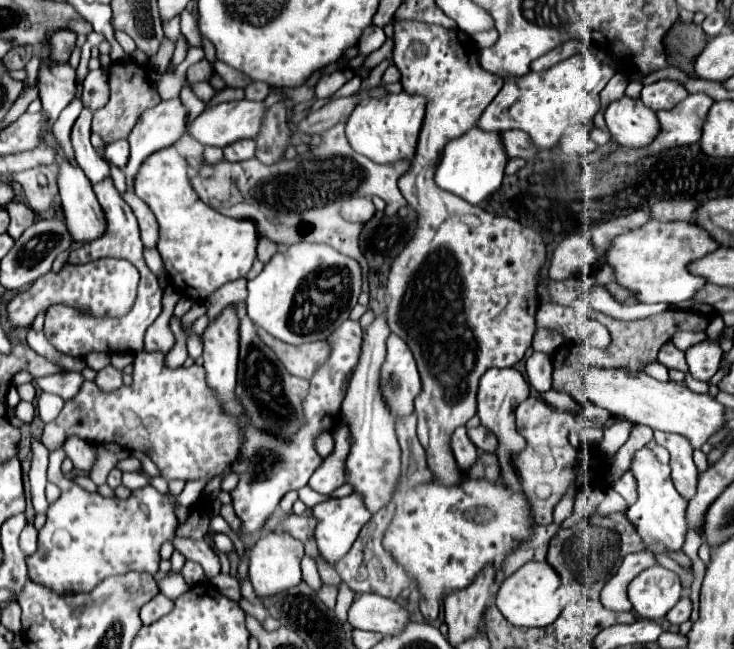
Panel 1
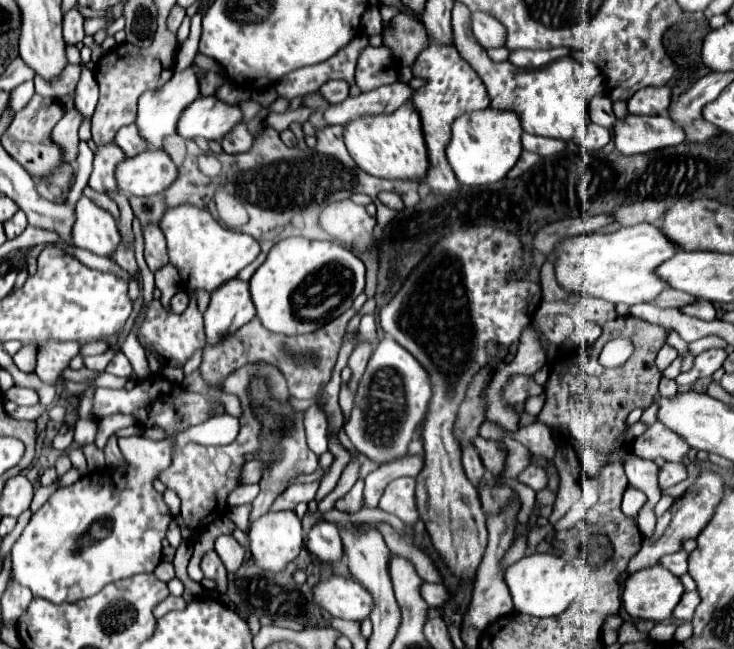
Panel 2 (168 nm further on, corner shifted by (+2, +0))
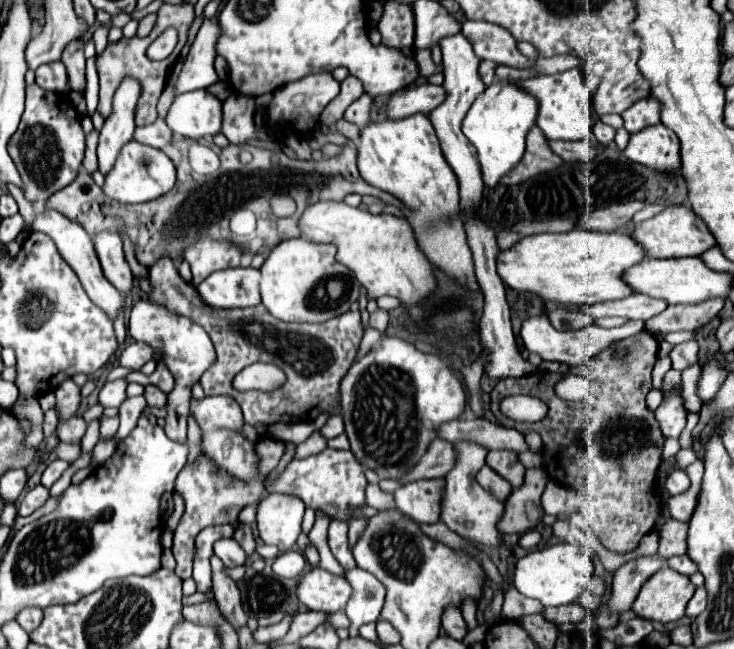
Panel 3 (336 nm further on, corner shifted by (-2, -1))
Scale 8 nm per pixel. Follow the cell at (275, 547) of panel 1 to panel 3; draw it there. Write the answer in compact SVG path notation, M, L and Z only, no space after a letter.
M268 493L256 509L260 539L266 545L276 545L280 551L294 547L304 517L304 503L296 495Z

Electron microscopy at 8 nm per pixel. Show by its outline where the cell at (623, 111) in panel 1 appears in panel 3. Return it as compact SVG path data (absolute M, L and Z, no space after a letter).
M662 123L632 135L624 155L652 171L666 175L676 175L676 171L680 171L680 141Z

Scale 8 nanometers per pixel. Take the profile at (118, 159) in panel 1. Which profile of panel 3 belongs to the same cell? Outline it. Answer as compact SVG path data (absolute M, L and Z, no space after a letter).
M156 119L150 125L138 127L134 133L134 139L140 143L146 143L146 145L152 145L156 149L164 149L168 143L172 143L172 131L164 123L164 119Z

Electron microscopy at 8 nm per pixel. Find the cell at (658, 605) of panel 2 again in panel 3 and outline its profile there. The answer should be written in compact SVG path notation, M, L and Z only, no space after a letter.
M662 567L644 583L632 611L648 621L680 621L686 615L686 605L692 599L694 589L696 587L686 575L676 573L670 567Z

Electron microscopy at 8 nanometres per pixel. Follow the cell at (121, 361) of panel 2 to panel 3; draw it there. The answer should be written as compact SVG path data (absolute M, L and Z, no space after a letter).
M134 341L130 343L122 353L120 353L120 365L124 367L132 367L132 369L140 369L144 363L148 363L154 355L154 349L148 345L148 343L140 343L140 341Z

